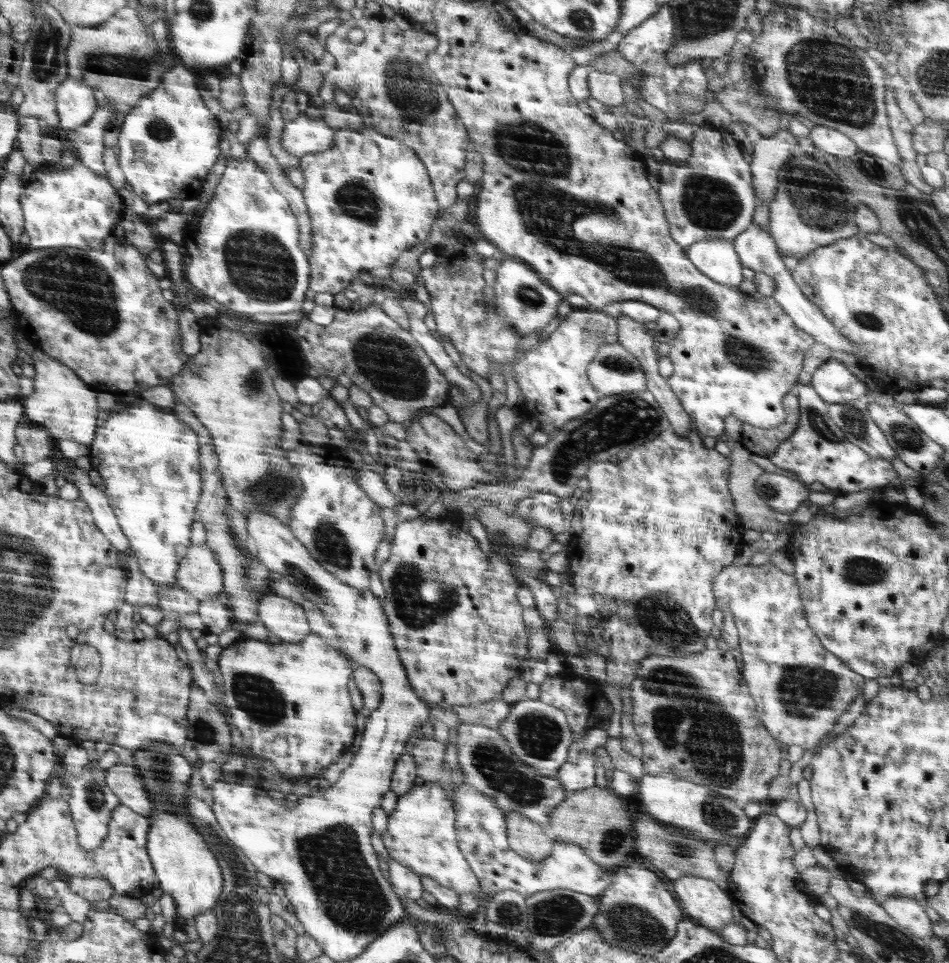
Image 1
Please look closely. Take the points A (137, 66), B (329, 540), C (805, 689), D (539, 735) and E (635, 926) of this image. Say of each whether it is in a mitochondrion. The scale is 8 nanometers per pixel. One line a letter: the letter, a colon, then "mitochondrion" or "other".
A: mitochondrion
B: mitochondrion
C: mitochondrion
D: mitochondrion
E: mitochondrion

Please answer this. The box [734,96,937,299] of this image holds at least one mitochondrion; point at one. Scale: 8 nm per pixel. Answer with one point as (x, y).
(818, 205)

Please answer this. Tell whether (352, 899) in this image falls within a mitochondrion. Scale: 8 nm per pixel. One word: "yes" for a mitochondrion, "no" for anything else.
yes

